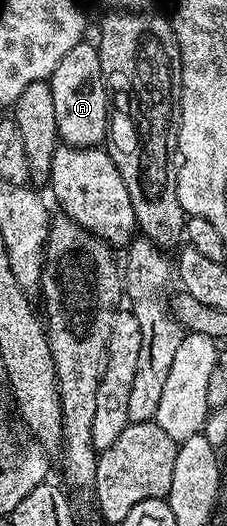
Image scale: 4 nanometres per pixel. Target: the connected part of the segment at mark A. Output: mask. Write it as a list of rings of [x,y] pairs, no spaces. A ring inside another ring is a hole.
[[[82,40],[59,60],[59,68],[48,79],[51,97],[55,103],[55,128],[57,137],[66,146],[92,150],[106,141],[109,133],[111,94],[106,89],[103,68],[96,45]]]

